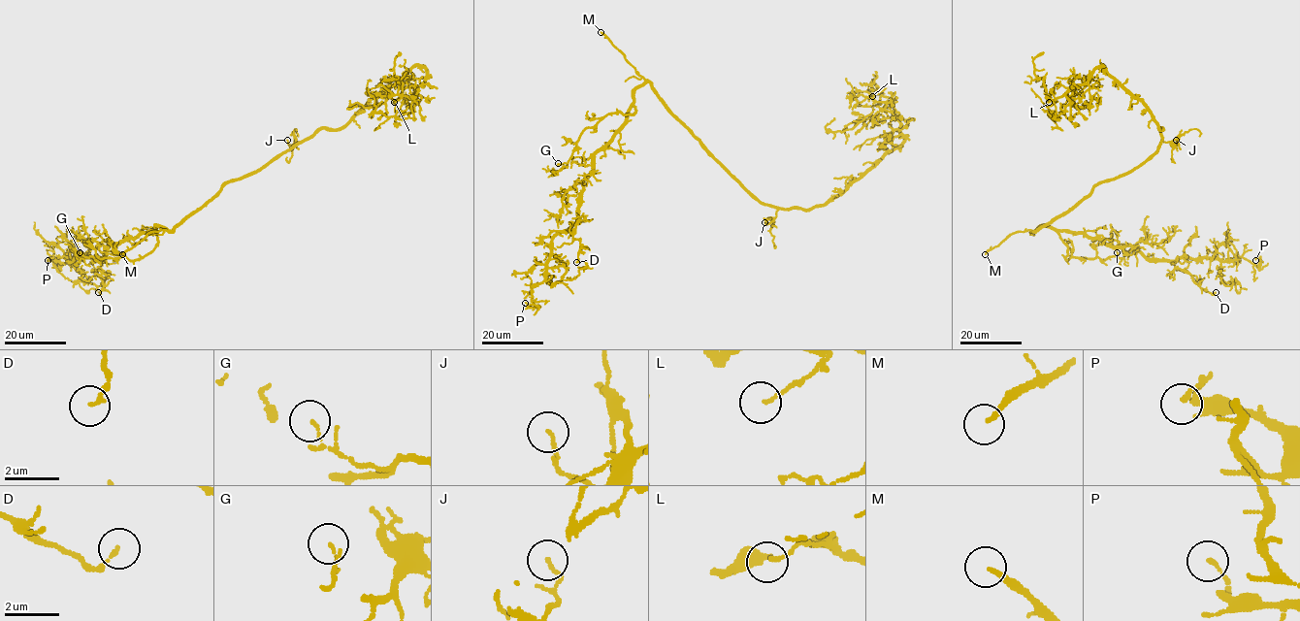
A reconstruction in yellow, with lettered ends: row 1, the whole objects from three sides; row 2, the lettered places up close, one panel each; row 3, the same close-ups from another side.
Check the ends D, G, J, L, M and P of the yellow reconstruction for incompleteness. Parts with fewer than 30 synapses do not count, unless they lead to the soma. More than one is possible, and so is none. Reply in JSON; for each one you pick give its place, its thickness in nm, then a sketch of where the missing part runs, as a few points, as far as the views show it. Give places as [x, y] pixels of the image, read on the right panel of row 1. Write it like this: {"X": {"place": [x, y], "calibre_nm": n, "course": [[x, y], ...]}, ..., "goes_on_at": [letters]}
{"M": {"place": [985, 254], "calibre_nm": 170}, "goes_on_at": ["M"]}

